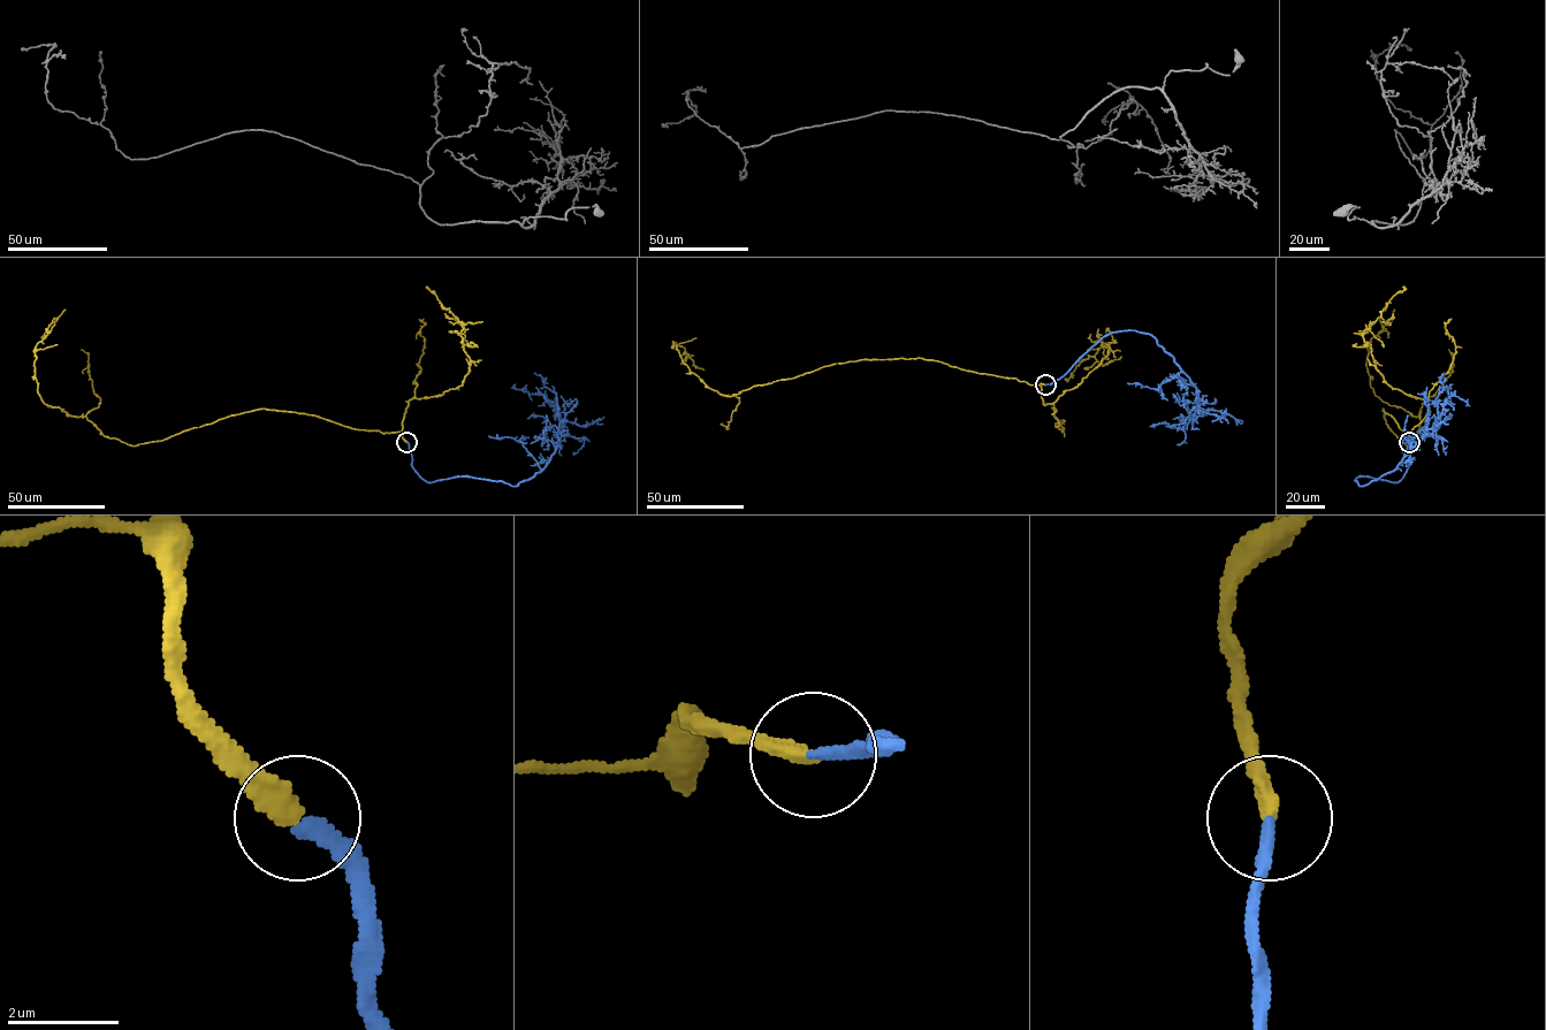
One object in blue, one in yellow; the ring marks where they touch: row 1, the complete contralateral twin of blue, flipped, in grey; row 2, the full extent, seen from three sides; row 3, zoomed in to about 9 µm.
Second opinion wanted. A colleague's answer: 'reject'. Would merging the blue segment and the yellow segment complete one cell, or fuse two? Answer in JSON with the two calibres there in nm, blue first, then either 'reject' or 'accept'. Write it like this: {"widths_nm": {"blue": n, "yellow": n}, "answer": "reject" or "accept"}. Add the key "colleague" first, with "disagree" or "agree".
{"colleague": "disagree", "widths_nm": {"blue": 260, "yellow": 340}, "answer": "accept"}

